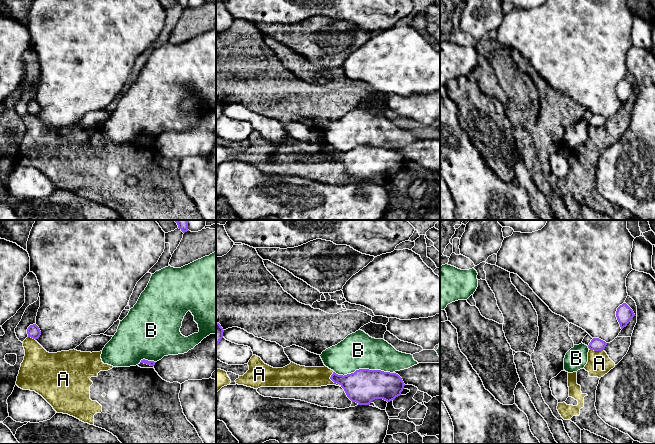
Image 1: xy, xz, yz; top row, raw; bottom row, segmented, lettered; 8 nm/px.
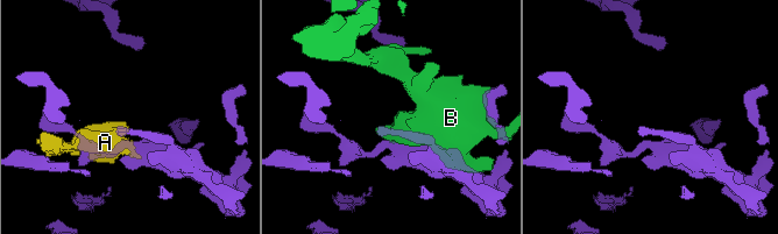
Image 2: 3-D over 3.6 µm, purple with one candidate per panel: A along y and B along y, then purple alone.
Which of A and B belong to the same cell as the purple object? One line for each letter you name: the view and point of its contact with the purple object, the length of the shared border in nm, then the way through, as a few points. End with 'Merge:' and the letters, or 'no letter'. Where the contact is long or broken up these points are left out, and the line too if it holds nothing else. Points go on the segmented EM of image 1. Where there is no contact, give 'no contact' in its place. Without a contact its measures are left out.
Merge: no letter

